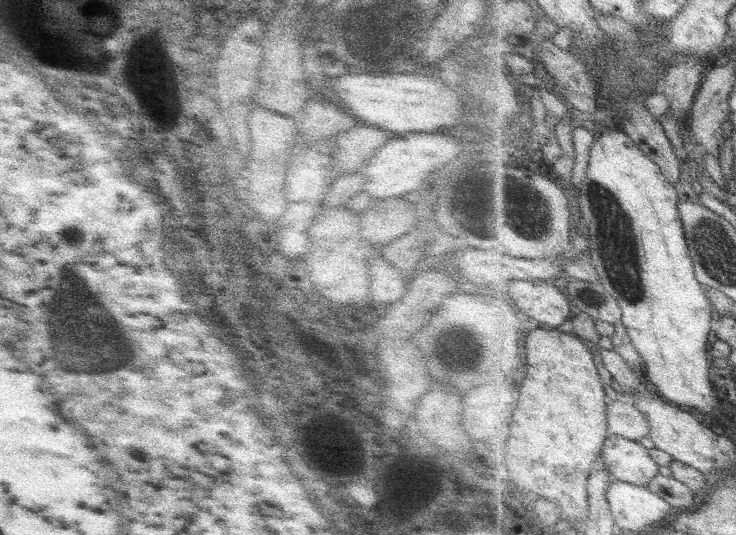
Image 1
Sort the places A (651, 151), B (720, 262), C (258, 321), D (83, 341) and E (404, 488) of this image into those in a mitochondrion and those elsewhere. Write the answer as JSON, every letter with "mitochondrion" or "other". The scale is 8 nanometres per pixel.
{"A":"other","B":"mitochondrion","C":"mitochondrion","D":"mitochondrion","E":"mitochondrion"}

